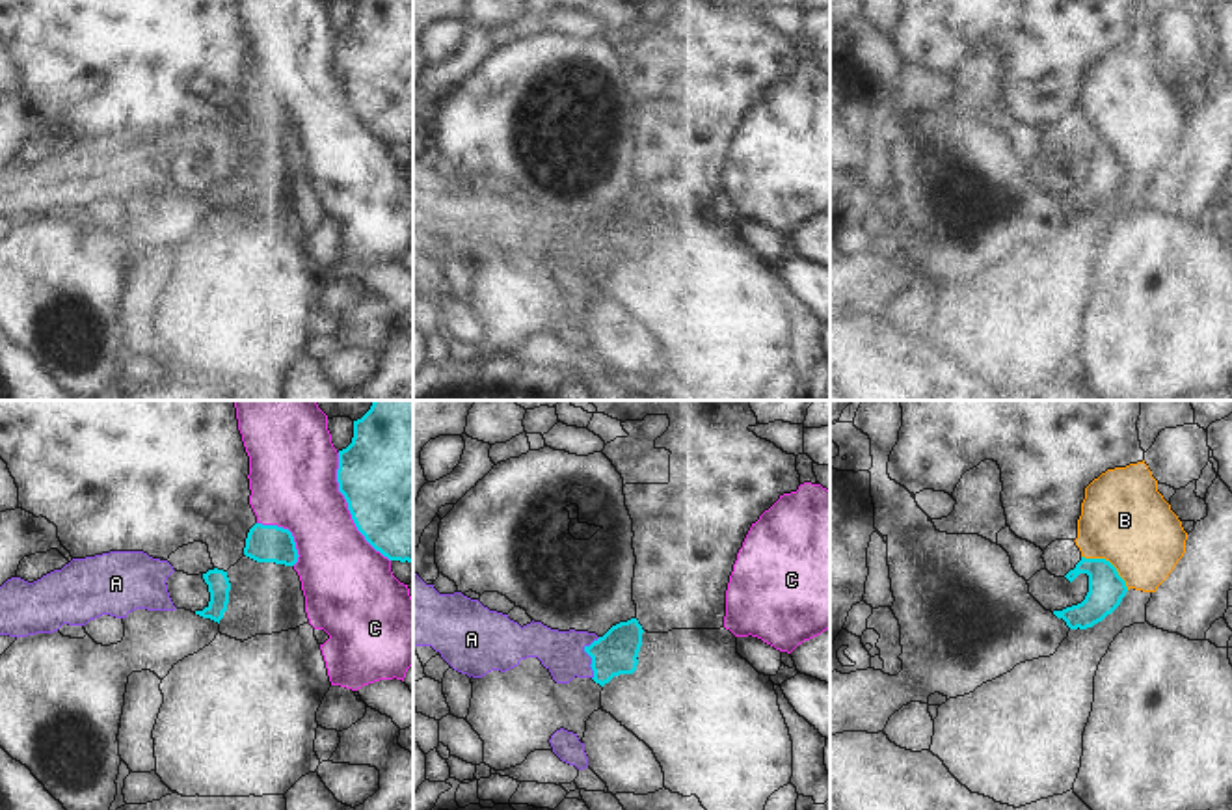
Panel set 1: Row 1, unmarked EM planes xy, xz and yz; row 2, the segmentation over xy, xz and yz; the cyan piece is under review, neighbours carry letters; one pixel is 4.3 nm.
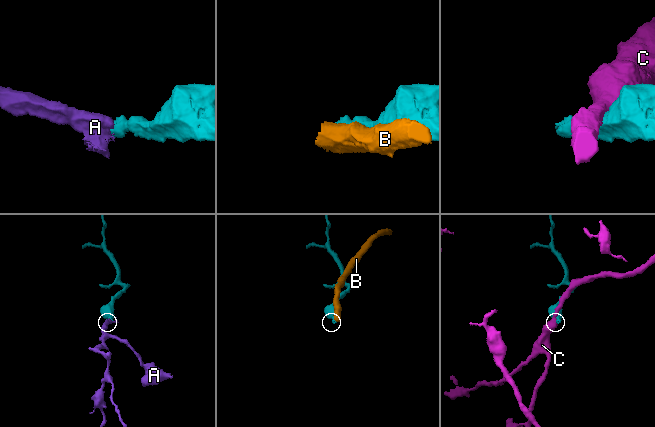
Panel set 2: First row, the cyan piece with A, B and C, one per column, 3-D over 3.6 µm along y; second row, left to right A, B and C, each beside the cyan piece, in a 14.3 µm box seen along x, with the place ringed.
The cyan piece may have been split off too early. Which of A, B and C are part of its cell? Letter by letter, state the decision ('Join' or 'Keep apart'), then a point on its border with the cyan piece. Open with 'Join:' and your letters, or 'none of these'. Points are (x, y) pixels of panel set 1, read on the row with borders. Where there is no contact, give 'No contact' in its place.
Join: A
A: Join. Touches cyan at xz (589, 654)
B: Keep apart. Touches cyan at yz (1110, 563)
C: Keep apart. Touches cyan at xy (348, 509).

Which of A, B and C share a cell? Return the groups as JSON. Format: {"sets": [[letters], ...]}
{"sets": [["A"], ["B"], ["C"]]}

